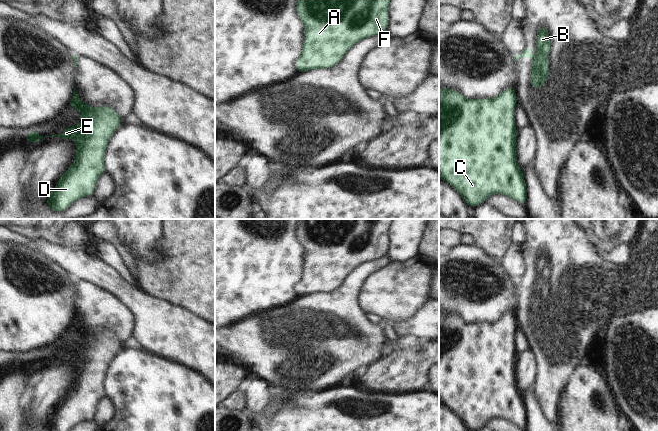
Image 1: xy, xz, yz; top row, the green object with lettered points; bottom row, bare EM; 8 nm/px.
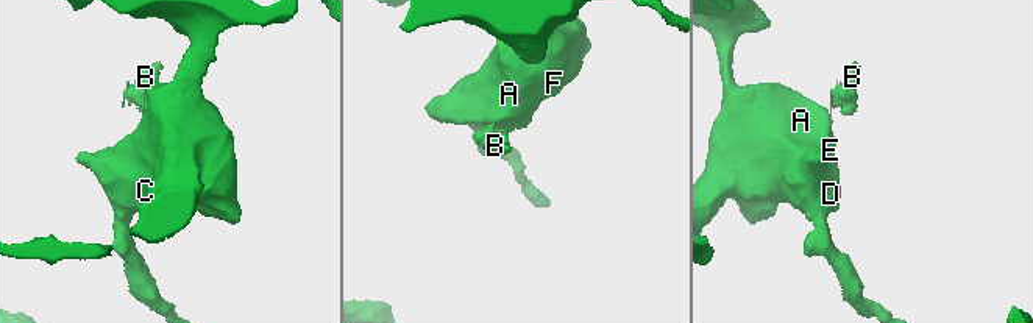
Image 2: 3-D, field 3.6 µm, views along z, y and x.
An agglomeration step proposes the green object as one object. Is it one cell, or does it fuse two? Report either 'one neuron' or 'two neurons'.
two neurons

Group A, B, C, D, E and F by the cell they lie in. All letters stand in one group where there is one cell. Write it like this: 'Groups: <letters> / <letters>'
Groups: A C D E F / B

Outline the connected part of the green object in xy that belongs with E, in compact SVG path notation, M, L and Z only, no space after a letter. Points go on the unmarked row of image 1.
M78 318L72 321L67 331L76 332L81 336L82 344L76 350L68 350L63 353L61 358L45 361L60 360L62 363L72 361L75 364L76 377L72 389L60 400L54 413L47 420L45 426L48 431L69 431L80 422L93 420L98 402L106 396L104 383L107 368L116 353L122 348L122 341L115 333L106 329L89 331L81 325Z

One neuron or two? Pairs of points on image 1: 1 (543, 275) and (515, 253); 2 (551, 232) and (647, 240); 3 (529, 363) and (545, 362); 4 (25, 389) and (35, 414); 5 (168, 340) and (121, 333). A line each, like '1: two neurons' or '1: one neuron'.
1: two neurons
2: one neuron
3: two neurons
4: two neurons
5: two neurons

